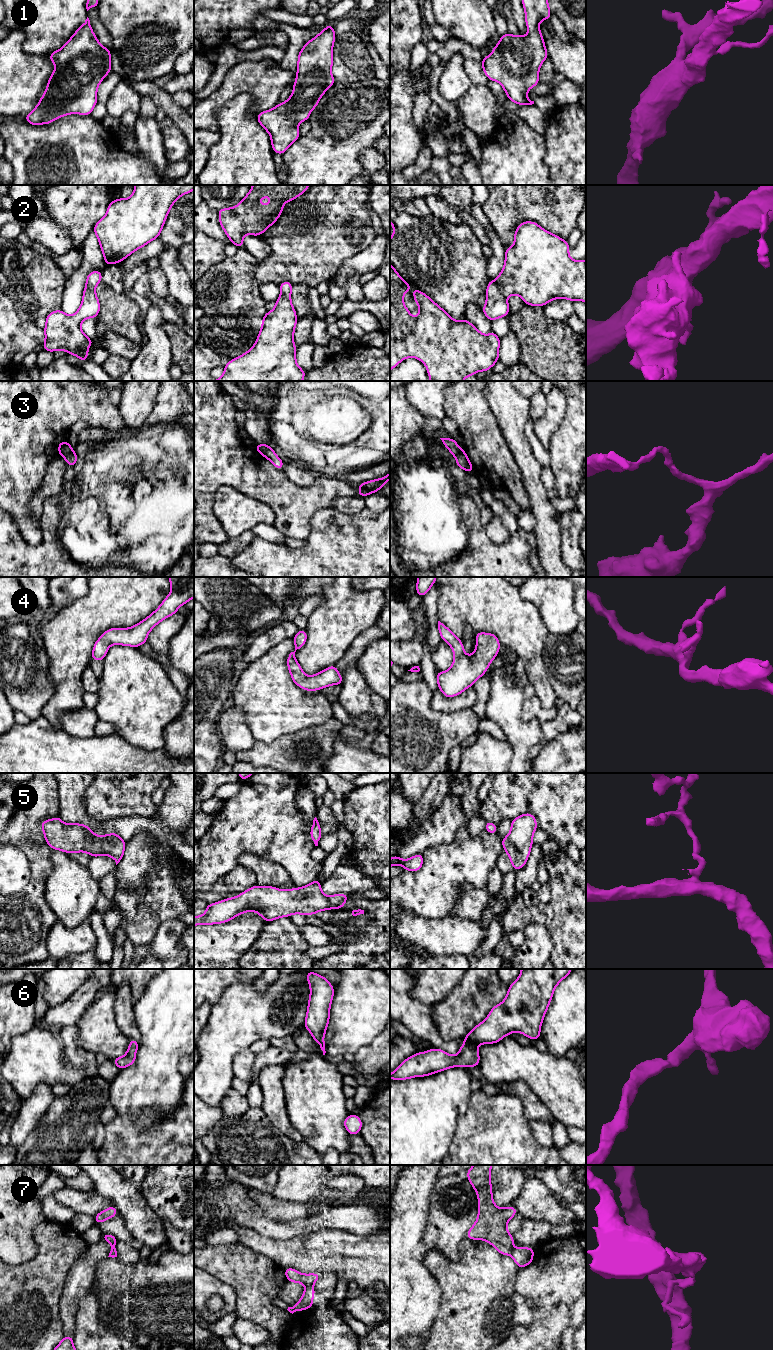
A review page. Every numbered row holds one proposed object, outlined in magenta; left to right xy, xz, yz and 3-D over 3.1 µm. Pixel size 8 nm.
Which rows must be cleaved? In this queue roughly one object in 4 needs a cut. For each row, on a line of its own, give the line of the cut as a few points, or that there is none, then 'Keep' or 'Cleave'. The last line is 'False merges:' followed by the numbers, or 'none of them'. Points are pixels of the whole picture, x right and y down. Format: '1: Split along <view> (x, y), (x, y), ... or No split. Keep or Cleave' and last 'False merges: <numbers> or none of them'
1: No split. Keep
2: No split. Keep
3: Split along xz (268, 446), (260, 454). Cleave
4: No split. Keep
5: No split. Keep
6: No split. Keep
7: Split along xz (306, 1286), (311, 1287). Cleave
False merges: 3, 7

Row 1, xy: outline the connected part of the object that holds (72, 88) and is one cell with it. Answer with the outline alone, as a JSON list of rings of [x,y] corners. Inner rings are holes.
[[[88,17],[61,49],[49,54],[49,59],[54,63],[55,70],[48,80],[45,94],[37,106],[24,116],[25,120],[30,125],[48,125],[69,114],[89,116],[98,103],[98,86],[112,69],[111,52],[99,43]]]

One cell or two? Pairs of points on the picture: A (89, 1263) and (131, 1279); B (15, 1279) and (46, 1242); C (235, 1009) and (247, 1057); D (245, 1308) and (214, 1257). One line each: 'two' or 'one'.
A: two
B: one
C: two
D: one

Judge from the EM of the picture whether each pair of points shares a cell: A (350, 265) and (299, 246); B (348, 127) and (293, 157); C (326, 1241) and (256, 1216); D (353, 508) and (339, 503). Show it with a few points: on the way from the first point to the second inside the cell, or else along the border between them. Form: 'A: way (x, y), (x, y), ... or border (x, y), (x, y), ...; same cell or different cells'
A: border (363, 249), (346, 259), (328, 280); different cells
B: way (335, 141), (319, 157), (307, 157); same cell
C: border (331, 1229), (324, 1228), (285, 1240); different cells
D: way (350, 505), (342, 504); same cell

